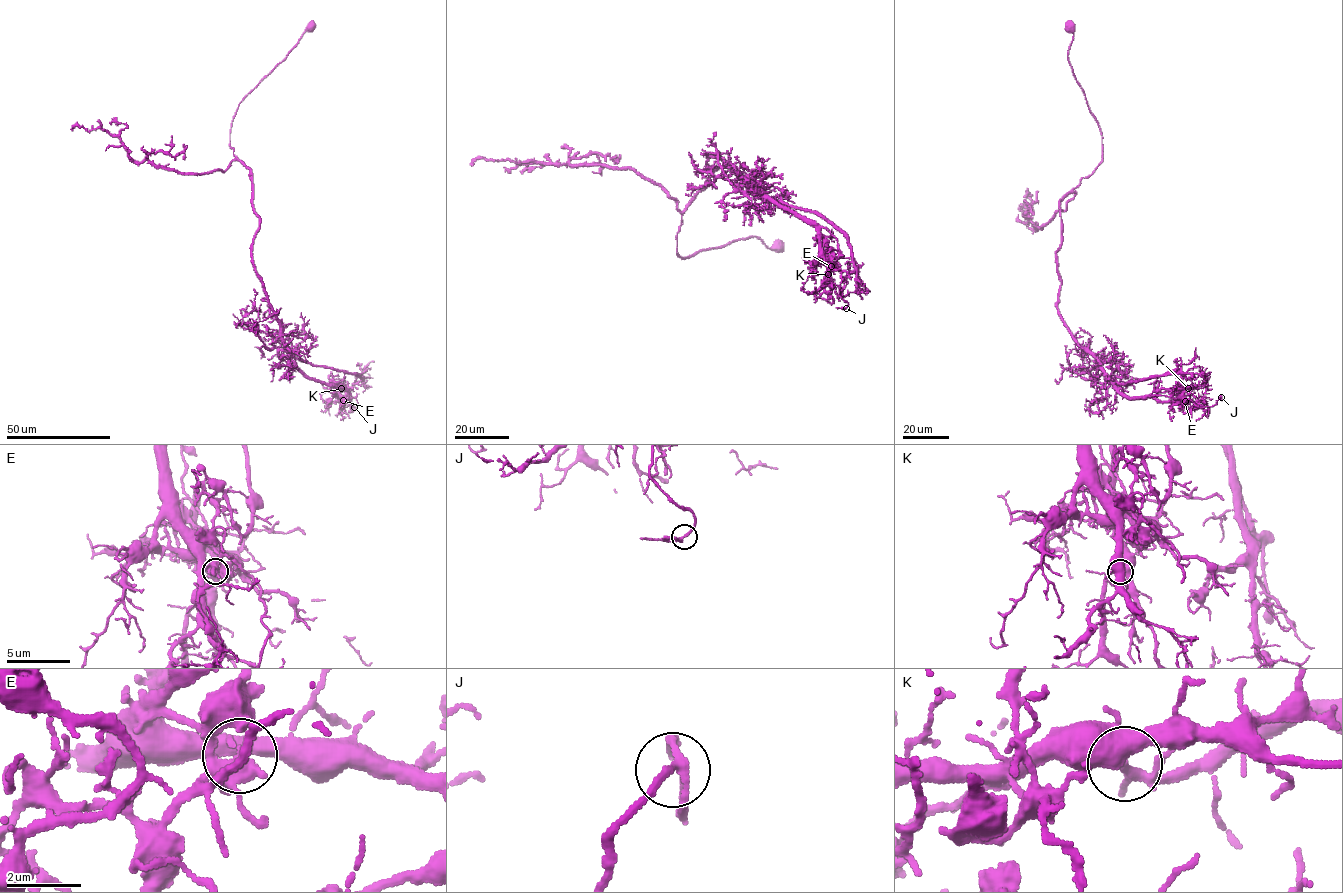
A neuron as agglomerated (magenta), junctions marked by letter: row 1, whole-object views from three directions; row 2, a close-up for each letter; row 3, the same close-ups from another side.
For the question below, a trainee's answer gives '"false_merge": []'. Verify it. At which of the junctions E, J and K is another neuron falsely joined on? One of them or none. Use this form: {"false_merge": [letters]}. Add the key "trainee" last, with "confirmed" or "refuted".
{"false_merge": ["E"], "trainee": "refuted"}

